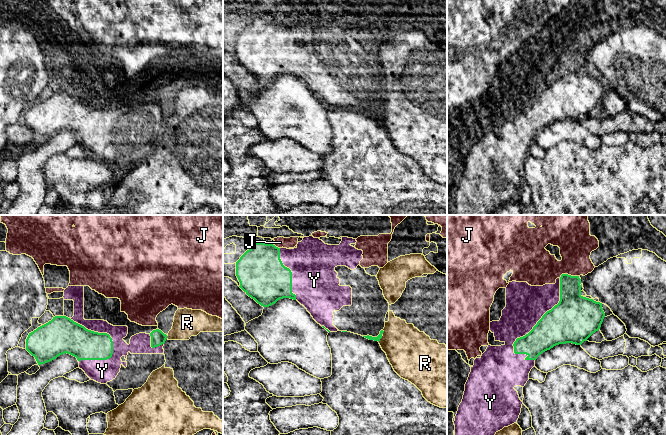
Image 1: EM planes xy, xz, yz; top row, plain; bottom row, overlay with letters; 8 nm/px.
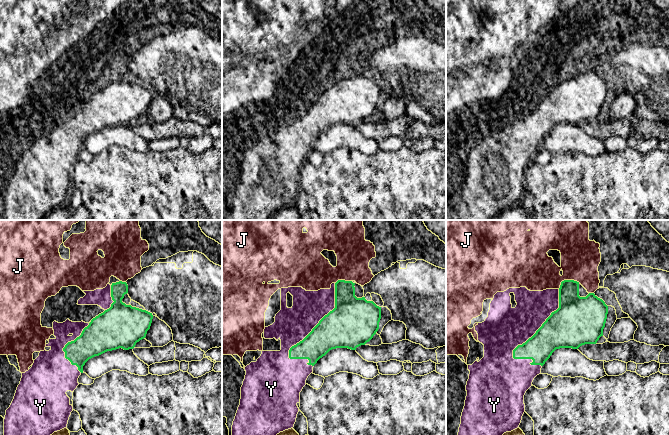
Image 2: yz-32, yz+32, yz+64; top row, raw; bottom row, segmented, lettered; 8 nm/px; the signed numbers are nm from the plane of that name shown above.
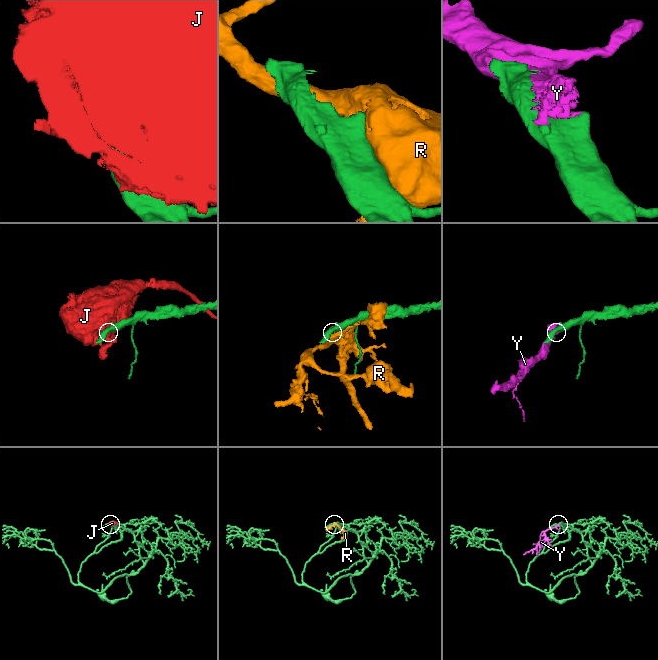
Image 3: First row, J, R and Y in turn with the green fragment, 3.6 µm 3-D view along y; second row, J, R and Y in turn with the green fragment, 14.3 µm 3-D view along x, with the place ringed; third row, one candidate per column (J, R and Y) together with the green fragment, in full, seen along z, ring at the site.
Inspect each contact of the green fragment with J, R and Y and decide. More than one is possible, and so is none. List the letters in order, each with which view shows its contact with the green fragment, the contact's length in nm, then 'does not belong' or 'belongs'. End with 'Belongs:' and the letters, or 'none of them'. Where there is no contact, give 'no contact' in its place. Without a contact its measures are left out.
J: meets green in yz; contact 160 nm long; does not belong
R: meets green in xz; contact 60 nm long; does not belong
Y: meets green in yz; contact 700 nm long; belongs
Belongs: Y

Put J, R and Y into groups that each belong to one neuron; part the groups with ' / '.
J / R / Y

